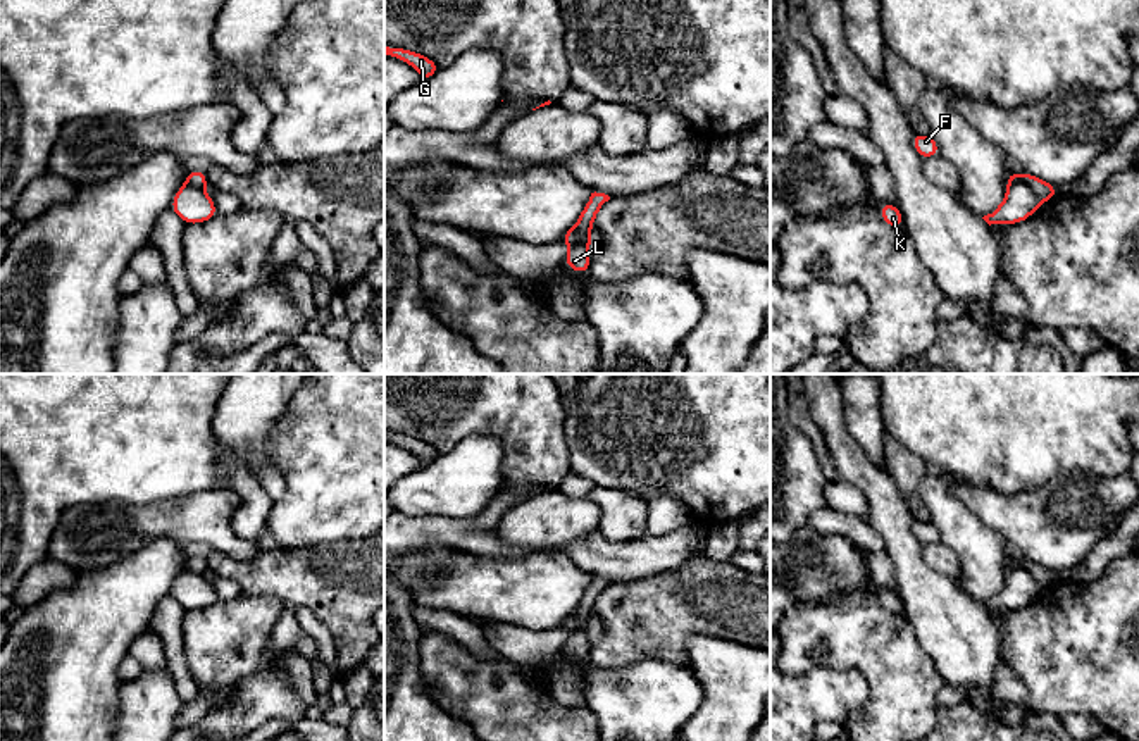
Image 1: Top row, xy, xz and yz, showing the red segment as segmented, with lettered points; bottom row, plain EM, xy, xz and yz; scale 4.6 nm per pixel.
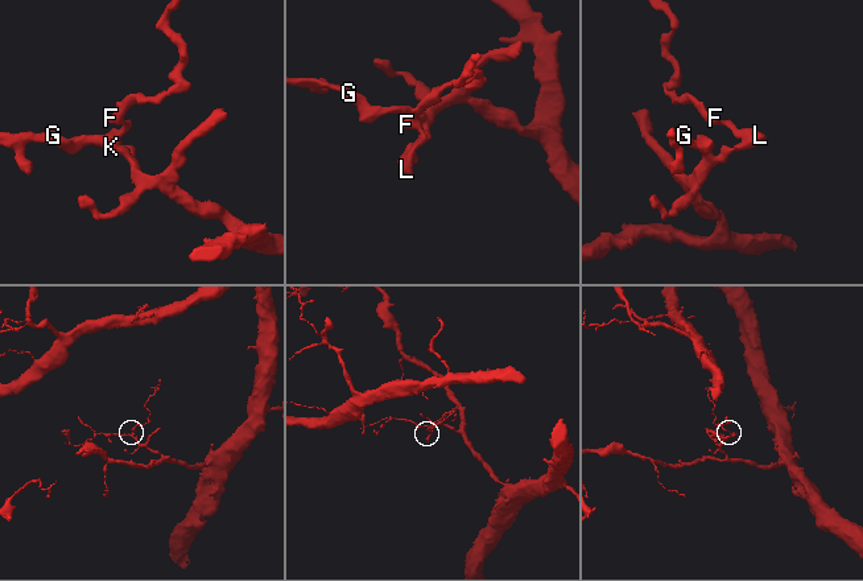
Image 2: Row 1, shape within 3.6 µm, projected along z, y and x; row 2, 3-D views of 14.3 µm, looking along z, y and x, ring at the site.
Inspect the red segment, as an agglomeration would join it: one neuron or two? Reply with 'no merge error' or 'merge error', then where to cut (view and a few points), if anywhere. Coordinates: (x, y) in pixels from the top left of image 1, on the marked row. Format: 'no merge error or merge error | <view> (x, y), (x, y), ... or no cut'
merge error | yz (1008, 185), (1024, 181), (1039, 202)

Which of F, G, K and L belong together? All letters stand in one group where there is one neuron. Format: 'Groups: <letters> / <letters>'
Groups: F L / G K

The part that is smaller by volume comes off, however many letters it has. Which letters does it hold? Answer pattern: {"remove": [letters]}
{"remove": ["F", "L"]}

